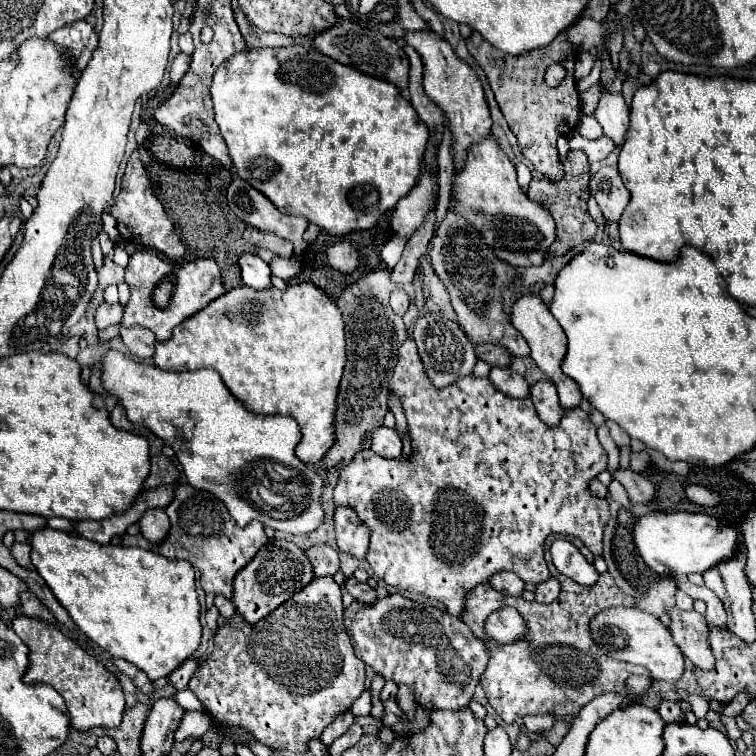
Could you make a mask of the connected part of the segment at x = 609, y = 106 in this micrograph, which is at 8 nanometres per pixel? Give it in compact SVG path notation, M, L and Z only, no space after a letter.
M616 91L602 93L594 117L602 125L604 135L608 135L616 145L624 143L628 129L628 105L620 93Z

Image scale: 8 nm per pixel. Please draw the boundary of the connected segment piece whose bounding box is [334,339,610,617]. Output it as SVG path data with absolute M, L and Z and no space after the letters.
M406 339L404 345L398 351L398 363L394 367L392 379L388 383L388 389L392 395L396 395L402 403L404 415L408 417L408 433L410 433L410 441L414 445L414 455L410 457L410 461L400 459L384 459L380 455L376 455L372 449L364 449L360 453L354 455L354 459L340 471L340 479L338 485L334 487L334 499L338 505L350 505L358 511L358 517L370 527L372 535L370 535L370 549L366 555L366 561L370 563L374 575L378 579L382 579L386 585L398 589L398 591L412 591L412 593L420 593L426 595L430 599L436 599L440 603L444 603L446 611L452 613L454 617L462 617L464 609L466 609L466 593L470 589L474 589L480 583L488 583L490 577L498 571L512 571L516 573L522 581L526 583L542 583L550 577L550 571L546 567L544 561L544 541L550 533L562 533L562 535L574 535L578 537L596 557L602 555L602 535L604 535L604 527L610 519L610 509L608 509L608 501L594 497L588 489L588 483L606 469L608 463L608 455L602 449L598 437L596 437L596 427L592 425L592 421L588 419L588 415L576 407L576 409L566 409L562 421L556 427L546 427L546 423L542 423L538 419L538 413L532 405L532 399L512 399L504 393L500 393L490 379L482 379L476 375L468 375L460 381L456 381L454 385L448 385L444 389L436 389L432 385L432 381L428 379L422 361L418 357L416 351L416 343L414 339Z

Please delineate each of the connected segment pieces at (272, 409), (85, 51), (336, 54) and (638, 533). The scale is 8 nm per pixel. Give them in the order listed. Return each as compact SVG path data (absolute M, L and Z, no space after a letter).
M288 283L286 289L276 289L276 287L268 287L268 289L250 289L244 285L238 285L234 289L230 289L228 293L220 295L218 299L214 299L208 307L204 307L200 313L192 315L190 319L186 319L184 323L180 323L174 331L172 337L168 341L156 343L156 353L154 353L154 363L160 369L168 369L168 371L192 371L192 369L202 369L202 367L210 367L216 369L222 375L222 381L226 383L226 387L232 391L232 395L236 395L250 411L254 413L266 413L266 415L290 415L298 421L300 429L302 429L302 441L296 447L296 455L304 461L304 463L318 463L326 451L334 445L336 441L336 433L334 433L334 419L336 419L336 395L338 395L338 387L340 387L340 379L342 379L342 371L346 365L346 339L344 339L344 319L336 307L336 301L324 293L320 287L316 287L314 283Z
M76 21L68 27L62 27L62 29L54 31L48 39L52 39L60 47L66 47L68 55L72 55L74 65L80 71L88 65L94 49L98 47L98 35L96 35L94 27L86 21Z
M340 21L336 27L320 33L314 39L314 43L316 43L316 49L318 51L322 51L324 55L332 57L338 63L350 65L350 67L354 67L354 69L358 69L358 71L362 71L362 73L366 73L370 77L390 81L398 89L408 87L410 61L408 61L404 49L394 39L388 39L388 37L384 37L378 31L364 29L364 27L360 27L356 23L350 23L350 21Z
M677 511L650 513L636 521L634 541L642 559L660 575L704 573L718 563L724 563L740 549L740 529L724 527L712 515Z

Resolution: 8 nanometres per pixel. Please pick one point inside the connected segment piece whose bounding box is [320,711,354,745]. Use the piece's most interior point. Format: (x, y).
(339, 726)

